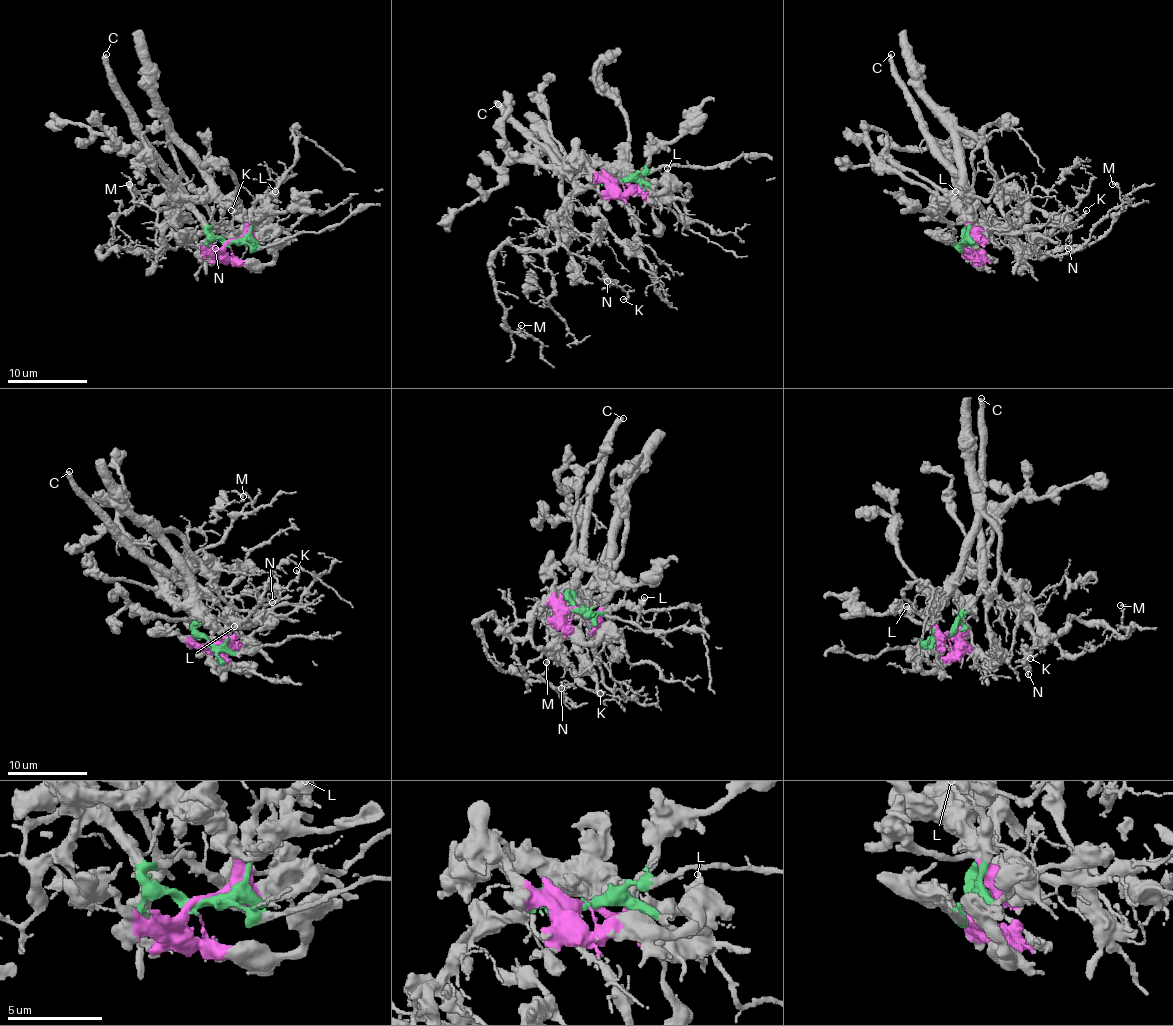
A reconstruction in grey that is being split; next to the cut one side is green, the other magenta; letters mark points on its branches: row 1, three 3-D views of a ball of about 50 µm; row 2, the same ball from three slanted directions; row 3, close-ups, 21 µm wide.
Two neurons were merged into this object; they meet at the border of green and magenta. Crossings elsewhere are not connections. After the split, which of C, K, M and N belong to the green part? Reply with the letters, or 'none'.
C, K, M, N

